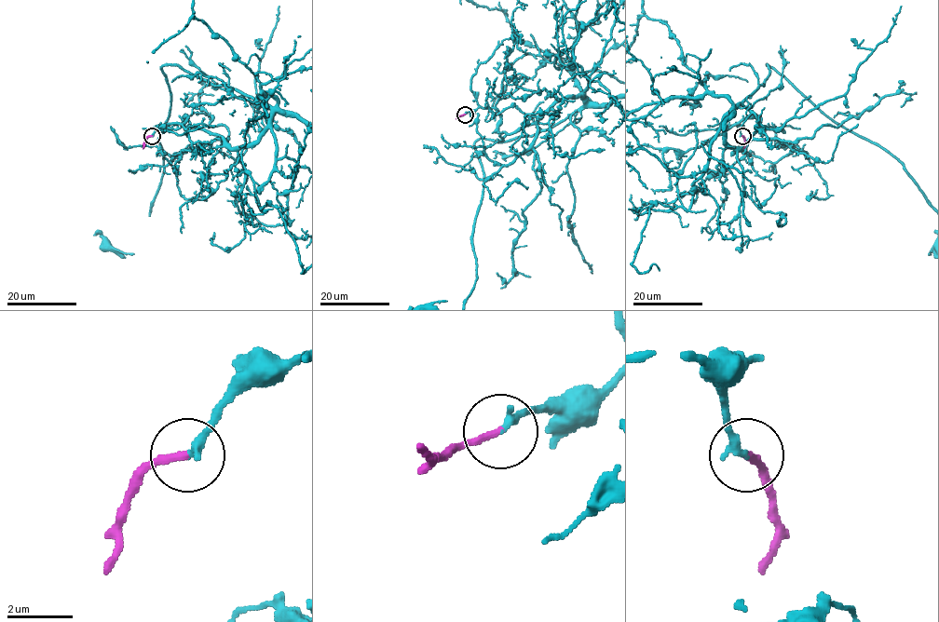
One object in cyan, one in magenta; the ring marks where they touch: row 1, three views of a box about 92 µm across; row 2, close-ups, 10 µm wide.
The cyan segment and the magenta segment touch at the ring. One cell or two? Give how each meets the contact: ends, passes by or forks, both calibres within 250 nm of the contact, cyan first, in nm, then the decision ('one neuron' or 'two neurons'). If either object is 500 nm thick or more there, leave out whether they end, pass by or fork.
cyan ends there; magenta ends there; 280 nm thick on the cyan side, 220 nm on the other; one neuron

